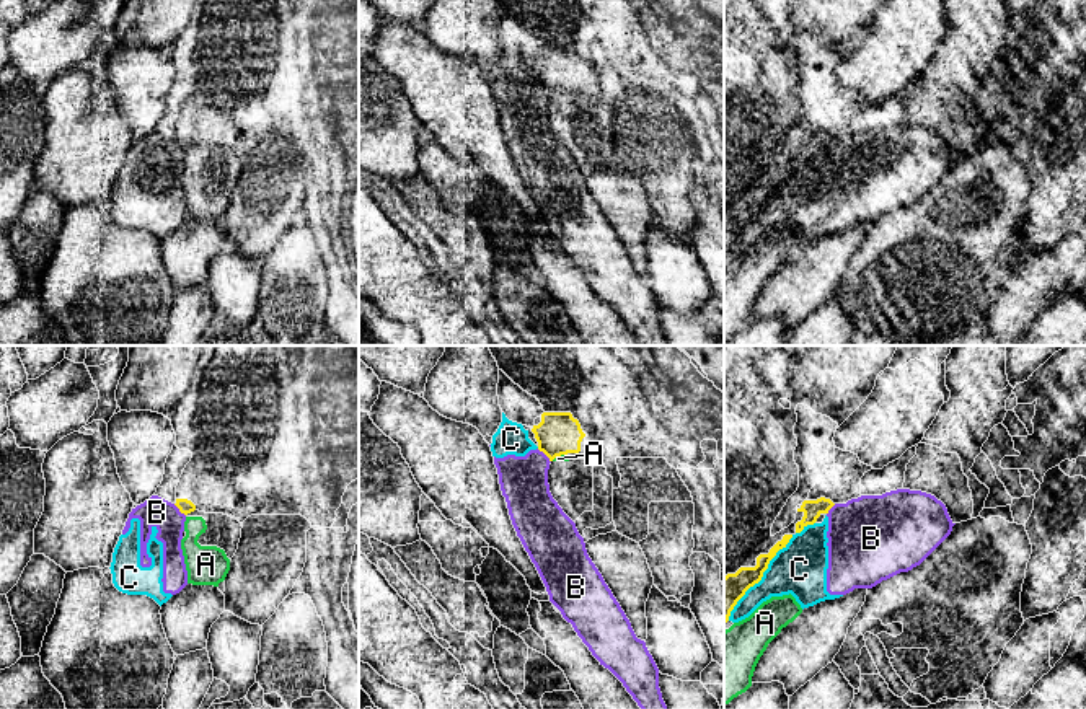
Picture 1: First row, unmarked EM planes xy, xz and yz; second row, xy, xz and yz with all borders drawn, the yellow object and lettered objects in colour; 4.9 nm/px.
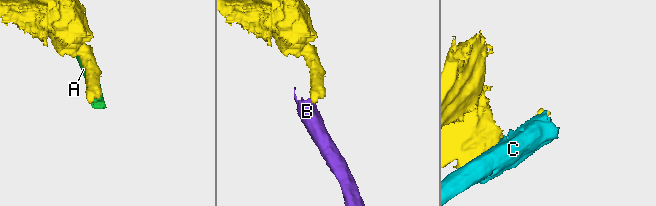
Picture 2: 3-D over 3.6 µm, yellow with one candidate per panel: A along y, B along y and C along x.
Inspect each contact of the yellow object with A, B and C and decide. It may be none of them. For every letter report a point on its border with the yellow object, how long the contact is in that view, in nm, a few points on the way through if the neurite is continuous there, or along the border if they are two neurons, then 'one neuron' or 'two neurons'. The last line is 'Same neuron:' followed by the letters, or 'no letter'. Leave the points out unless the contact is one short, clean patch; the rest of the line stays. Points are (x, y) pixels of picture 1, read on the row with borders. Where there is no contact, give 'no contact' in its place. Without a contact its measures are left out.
A: contact xz (556, 455); length 70 nm; two neurons
B: contact xz (545, 453); length 100 nm; border xz (537, 449), (550, 462); two neurons
C: contact yz (760, 579); length 550 nm; two neurons
Same neuron: no letter

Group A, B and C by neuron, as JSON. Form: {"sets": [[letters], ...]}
{"sets": [["A"], ["B", "C"]]}

